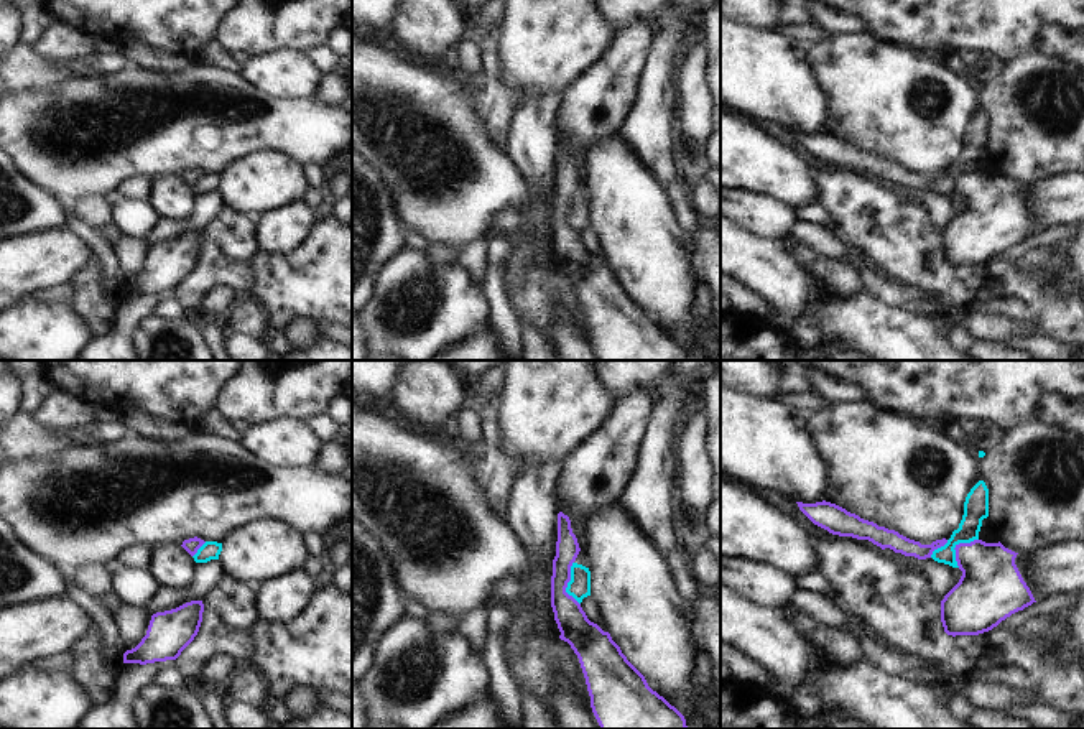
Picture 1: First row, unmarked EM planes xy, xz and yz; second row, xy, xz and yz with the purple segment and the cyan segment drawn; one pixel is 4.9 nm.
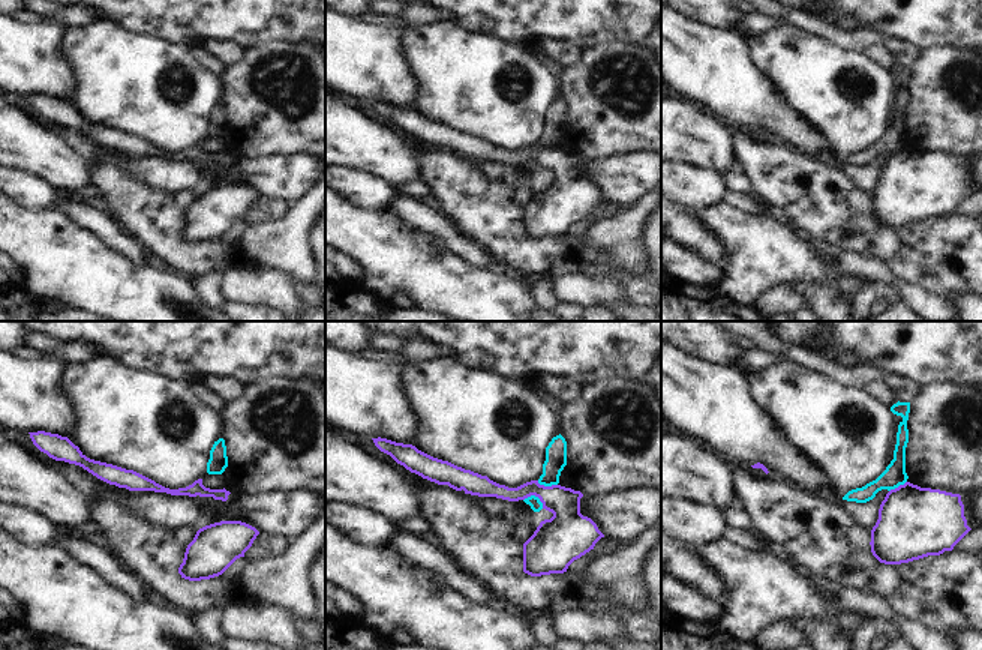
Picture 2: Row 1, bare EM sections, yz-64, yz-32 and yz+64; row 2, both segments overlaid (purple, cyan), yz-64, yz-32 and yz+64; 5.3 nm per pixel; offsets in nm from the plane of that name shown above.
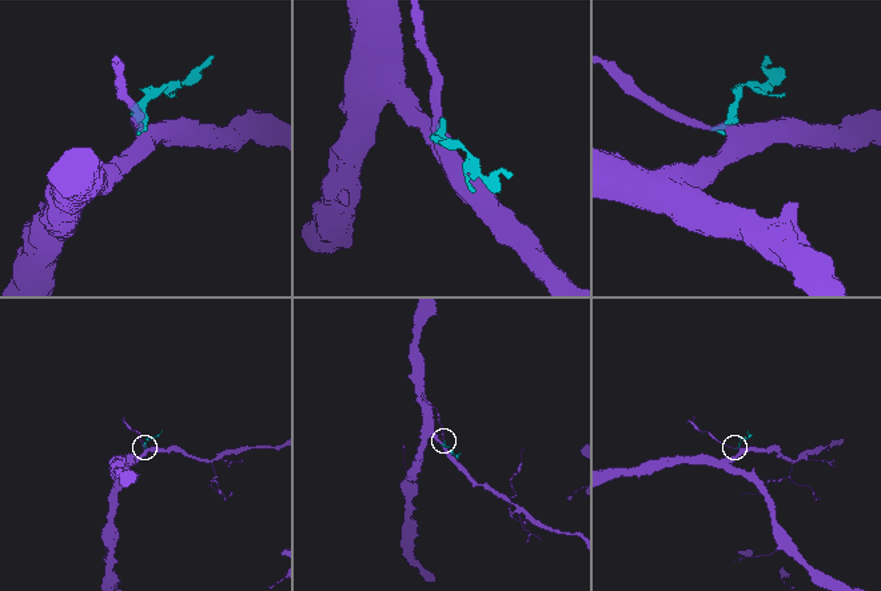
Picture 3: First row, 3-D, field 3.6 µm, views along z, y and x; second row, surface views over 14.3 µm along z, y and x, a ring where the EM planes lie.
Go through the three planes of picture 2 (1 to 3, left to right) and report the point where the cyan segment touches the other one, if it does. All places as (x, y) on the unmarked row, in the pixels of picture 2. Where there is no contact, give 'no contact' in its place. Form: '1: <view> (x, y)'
1: no contact
2: yz-32 (535, 159)
3: yz+64 (898, 150)

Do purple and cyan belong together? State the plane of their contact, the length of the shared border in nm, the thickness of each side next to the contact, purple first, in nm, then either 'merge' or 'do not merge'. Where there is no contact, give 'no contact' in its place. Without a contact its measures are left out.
yz | 170 nm | 300/130 nm | do not merge

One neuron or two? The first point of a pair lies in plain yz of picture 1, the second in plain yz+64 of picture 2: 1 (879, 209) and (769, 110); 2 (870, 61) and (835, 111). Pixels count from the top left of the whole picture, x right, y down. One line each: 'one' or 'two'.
1: two
2: one

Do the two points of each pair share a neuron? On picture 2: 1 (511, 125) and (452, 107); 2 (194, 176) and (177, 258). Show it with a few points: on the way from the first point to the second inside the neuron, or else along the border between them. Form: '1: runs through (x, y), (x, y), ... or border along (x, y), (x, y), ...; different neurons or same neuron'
1: runs through (496, 110), (492, 105), (467, 105); same neuron
2: border along (141, 183), (174, 197); different neurons

